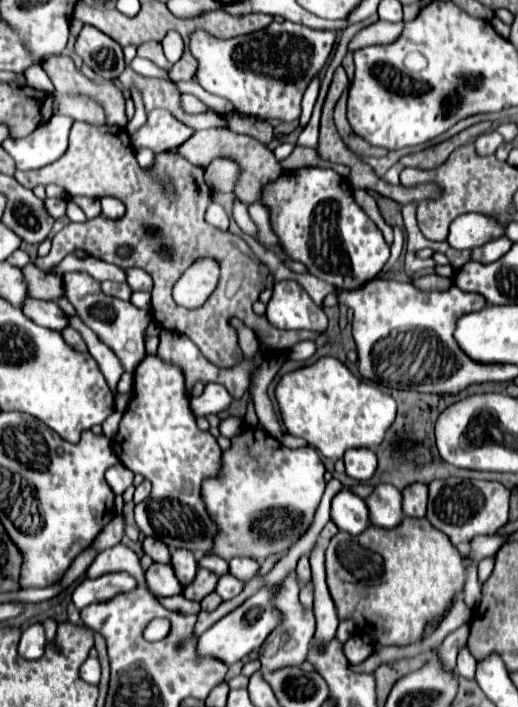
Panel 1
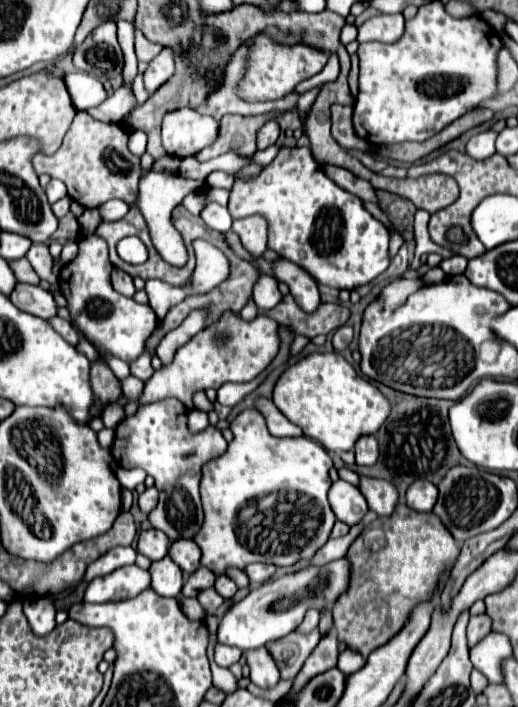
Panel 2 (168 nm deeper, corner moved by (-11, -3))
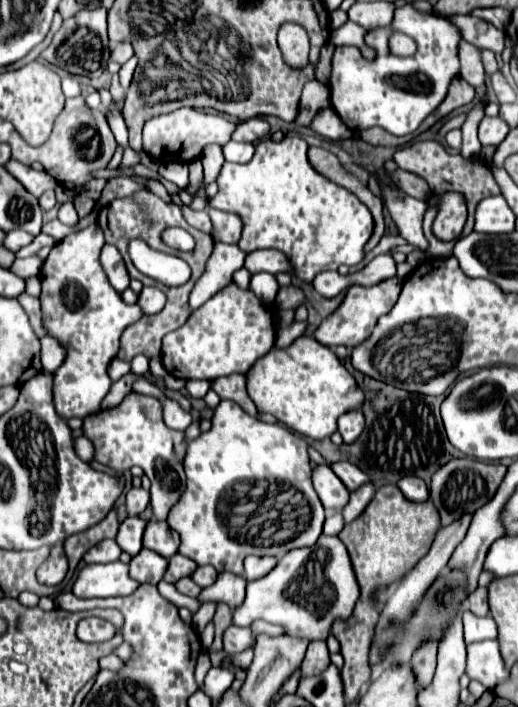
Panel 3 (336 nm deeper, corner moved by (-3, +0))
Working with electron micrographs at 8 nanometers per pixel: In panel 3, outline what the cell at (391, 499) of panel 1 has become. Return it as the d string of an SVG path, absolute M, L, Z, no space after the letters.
M336 462L336 464L332 464L332 470L334 470L334 474L344 482L344 486L346 486L350 492L354 492L354 490L358 490L360 486L364 486L364 484L370 482L370 476L366 476L364 472L360 472L360 468L356 468L356 466L350 464L350 462Z

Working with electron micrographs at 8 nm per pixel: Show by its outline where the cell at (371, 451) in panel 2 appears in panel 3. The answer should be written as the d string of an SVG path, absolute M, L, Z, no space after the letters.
M356 410L356 412L348 412L348 414L340 416L338 432L344 438L344 444L354 444L360 438L360 434L364 432L364 416L362 416L362 412Z

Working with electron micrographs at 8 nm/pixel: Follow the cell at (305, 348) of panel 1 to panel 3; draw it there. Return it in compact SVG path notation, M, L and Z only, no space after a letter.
M388 278L388 280L382 280L380 284L374 284L374 286L352 286L352 288L348 288L348 294L346 294L342 306L338 308L338 310L342 310L342 316L332 314L330 318L326 318L318 326L318 330L314 332L314 338L320 344L330 346L330 348L336 348L340 344L346 346L346 348L354 348L356 344L366 340L366 336L370 336L376 320L392 310L392 306L396 304L396 300L400 296L400 290L402 290L400 278Z

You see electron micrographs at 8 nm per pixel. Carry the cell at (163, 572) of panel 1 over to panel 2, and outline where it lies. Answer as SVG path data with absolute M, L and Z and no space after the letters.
M170 557L152 561L148 571L152 575L152 589L158 595L162 595L162 597L178 597L180 595L180 589L184 585L184 575Z

